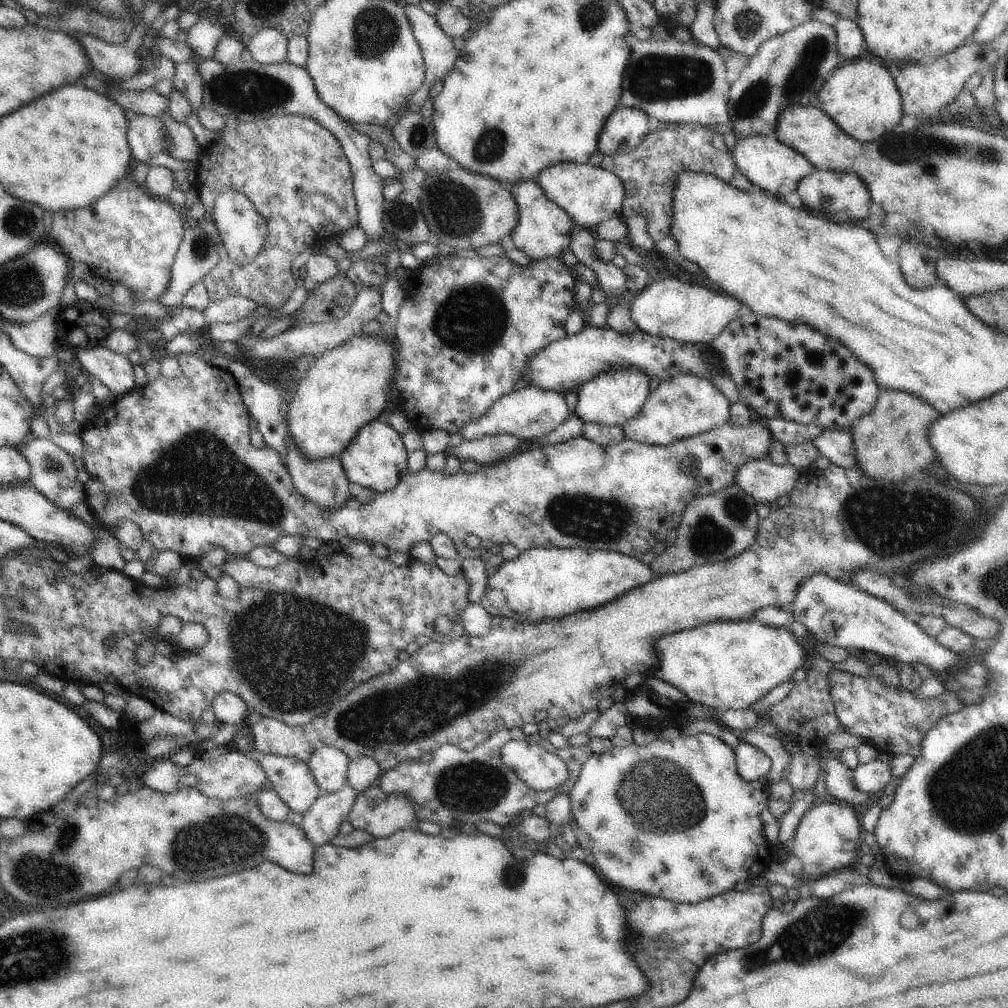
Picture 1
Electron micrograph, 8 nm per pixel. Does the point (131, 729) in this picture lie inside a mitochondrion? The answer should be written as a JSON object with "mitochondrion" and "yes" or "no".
{"mitochondrion":"no"}

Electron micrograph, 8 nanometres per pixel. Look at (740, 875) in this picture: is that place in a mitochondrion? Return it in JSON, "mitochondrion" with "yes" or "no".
{"mitochondrion":"no"}

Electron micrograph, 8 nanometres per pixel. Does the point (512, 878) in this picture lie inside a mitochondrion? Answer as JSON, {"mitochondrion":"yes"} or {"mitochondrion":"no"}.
{"mitochondrion":"yes"}

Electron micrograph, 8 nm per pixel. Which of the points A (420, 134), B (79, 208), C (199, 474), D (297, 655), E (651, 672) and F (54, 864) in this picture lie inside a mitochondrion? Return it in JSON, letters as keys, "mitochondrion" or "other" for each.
{"A":"mitochondrion","B":"other","C":"mitochondrion","D":"mitochondrion","E":"other","F":"mitochondrion"}

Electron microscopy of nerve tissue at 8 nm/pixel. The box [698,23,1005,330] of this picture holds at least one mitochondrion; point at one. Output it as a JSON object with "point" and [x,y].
{"point":[754,96]}

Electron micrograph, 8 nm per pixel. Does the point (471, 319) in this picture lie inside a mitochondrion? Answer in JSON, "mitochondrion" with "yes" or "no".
{"mitochondrion":"yes"}

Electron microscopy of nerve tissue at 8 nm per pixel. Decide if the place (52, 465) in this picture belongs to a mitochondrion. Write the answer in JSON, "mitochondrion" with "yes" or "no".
{"mitochondrion":"yes"}

